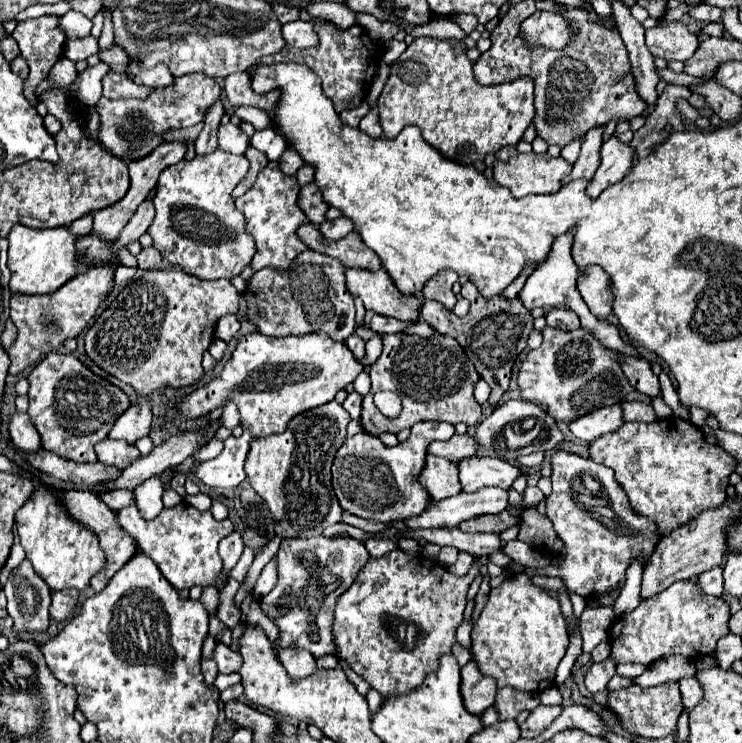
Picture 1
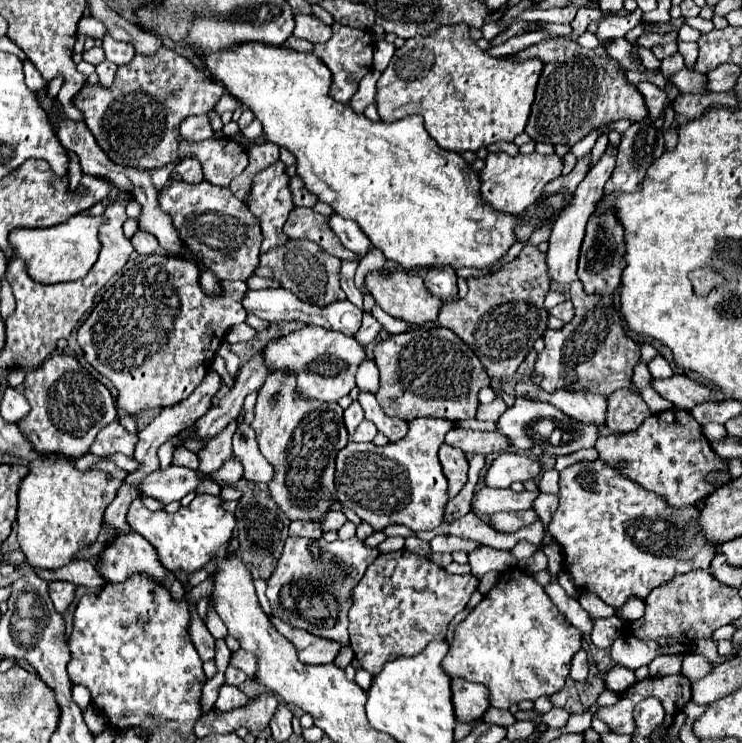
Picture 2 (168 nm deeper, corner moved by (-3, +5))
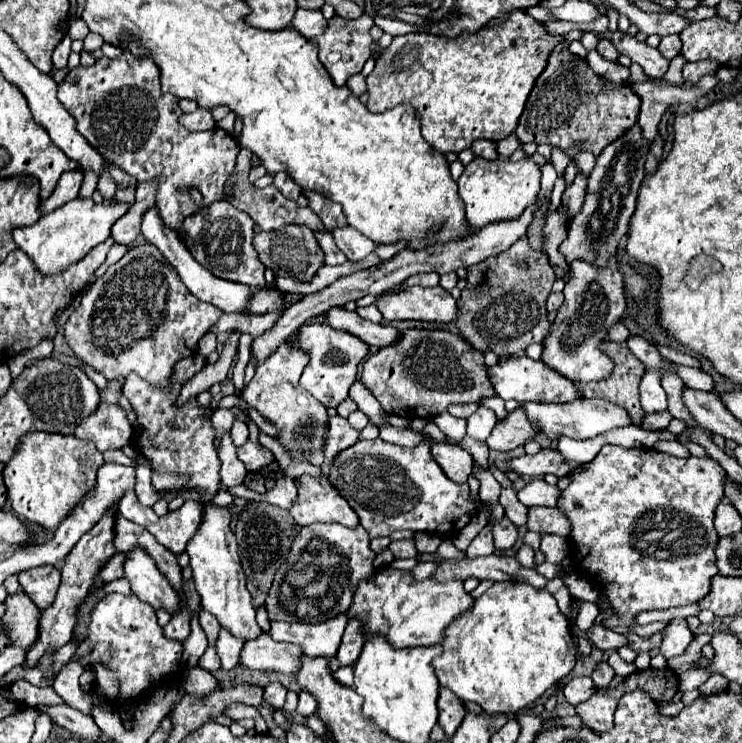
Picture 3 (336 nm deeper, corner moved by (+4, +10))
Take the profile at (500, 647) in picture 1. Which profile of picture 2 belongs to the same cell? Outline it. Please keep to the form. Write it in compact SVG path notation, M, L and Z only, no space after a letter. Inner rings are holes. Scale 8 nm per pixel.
M520 569L500 573L492 591L456 625L450 651L442 659L448 677L482 683L490 691L490 705L510 709L520 701L554 695L570 675L570 661L582 647L582 631L558 611L532 575Z

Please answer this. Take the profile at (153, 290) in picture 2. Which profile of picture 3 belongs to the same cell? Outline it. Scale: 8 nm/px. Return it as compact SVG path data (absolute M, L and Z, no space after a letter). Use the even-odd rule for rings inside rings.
M139 244L131 248L117 264L109 266L107 272L95 280L95 284L91 284L89 292L85 292L81 304L73 310L65 324L65 338L75 356L83 364L101 372L107 380L127 378L127 374L135 372L155 388L171 388L175 364L187 356L195 356L199 340L221 316L223 312L219 308L199 302L187 290L179 274L175 274L153 244Z

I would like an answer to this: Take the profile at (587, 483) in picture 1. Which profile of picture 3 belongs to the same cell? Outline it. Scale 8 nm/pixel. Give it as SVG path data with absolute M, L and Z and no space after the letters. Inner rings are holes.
M613 444L603 446L589 464L577 466L569 486L559 496L557 508L571 522L569 546L573 550L575 570L579 570L577 574L591 578L617 612L617 618L603 622L607 628L651 636L662 629L635 624L635 614L695 604L709 592L709 580L717 574L715 546L719 542L713 520L715 506L723 498L725 478L723 468L711 458L675 458L653 448L639 450Z

